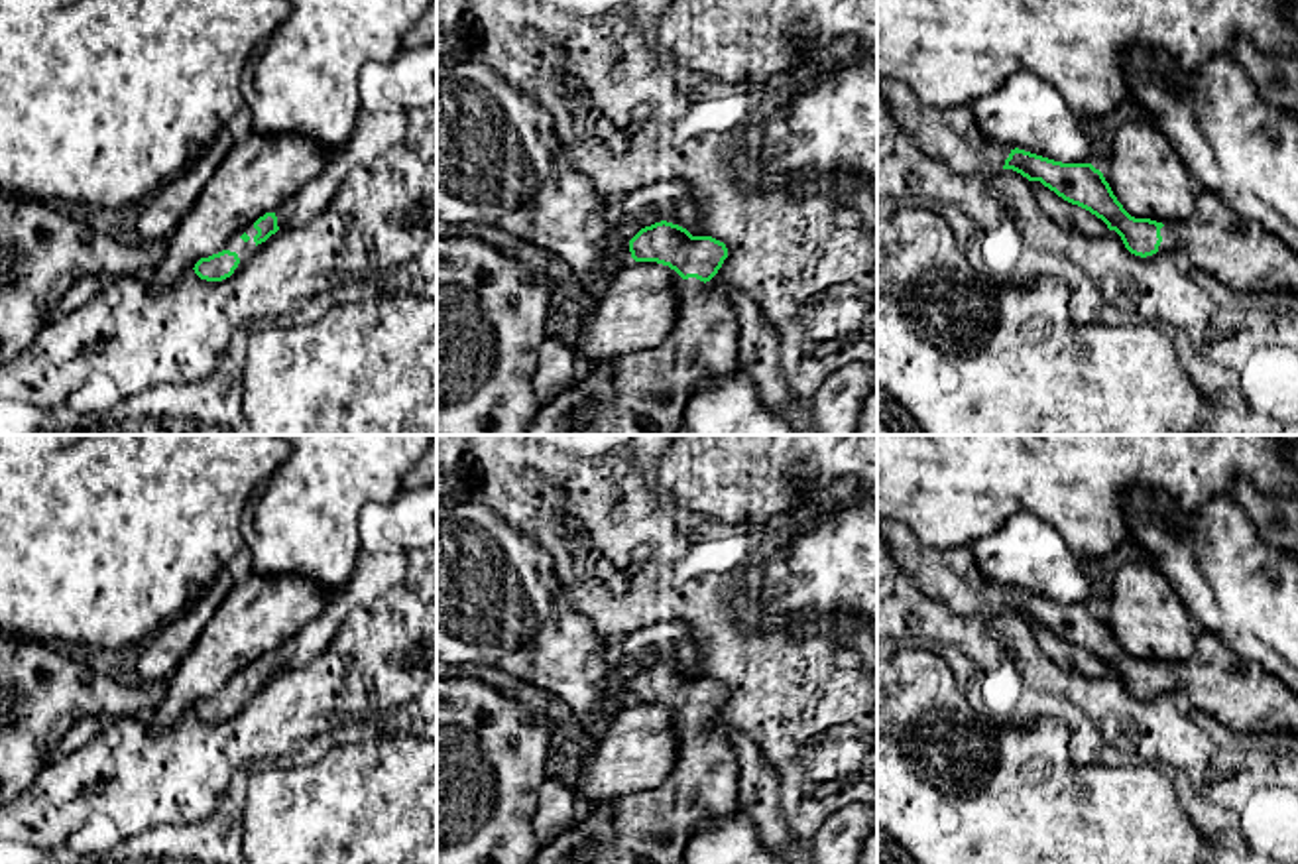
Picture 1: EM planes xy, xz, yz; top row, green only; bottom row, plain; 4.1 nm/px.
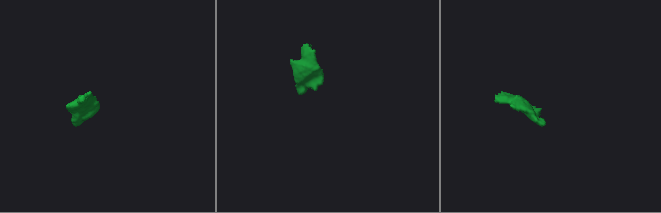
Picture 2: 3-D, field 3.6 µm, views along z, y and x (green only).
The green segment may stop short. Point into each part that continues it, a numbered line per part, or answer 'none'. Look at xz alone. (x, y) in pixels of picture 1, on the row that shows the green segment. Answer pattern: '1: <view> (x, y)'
1: xz (646, 392)

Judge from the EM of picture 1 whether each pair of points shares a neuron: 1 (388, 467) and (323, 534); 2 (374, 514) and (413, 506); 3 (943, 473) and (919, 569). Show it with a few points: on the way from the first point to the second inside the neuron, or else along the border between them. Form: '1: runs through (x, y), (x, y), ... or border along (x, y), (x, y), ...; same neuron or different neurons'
1: runs through (370, 477), (331, 516); same neuron
2: runs through (384, 514), (404, 514); same neuron
3: border along (915, 542), (935, 548), (972, 546); different neurons

